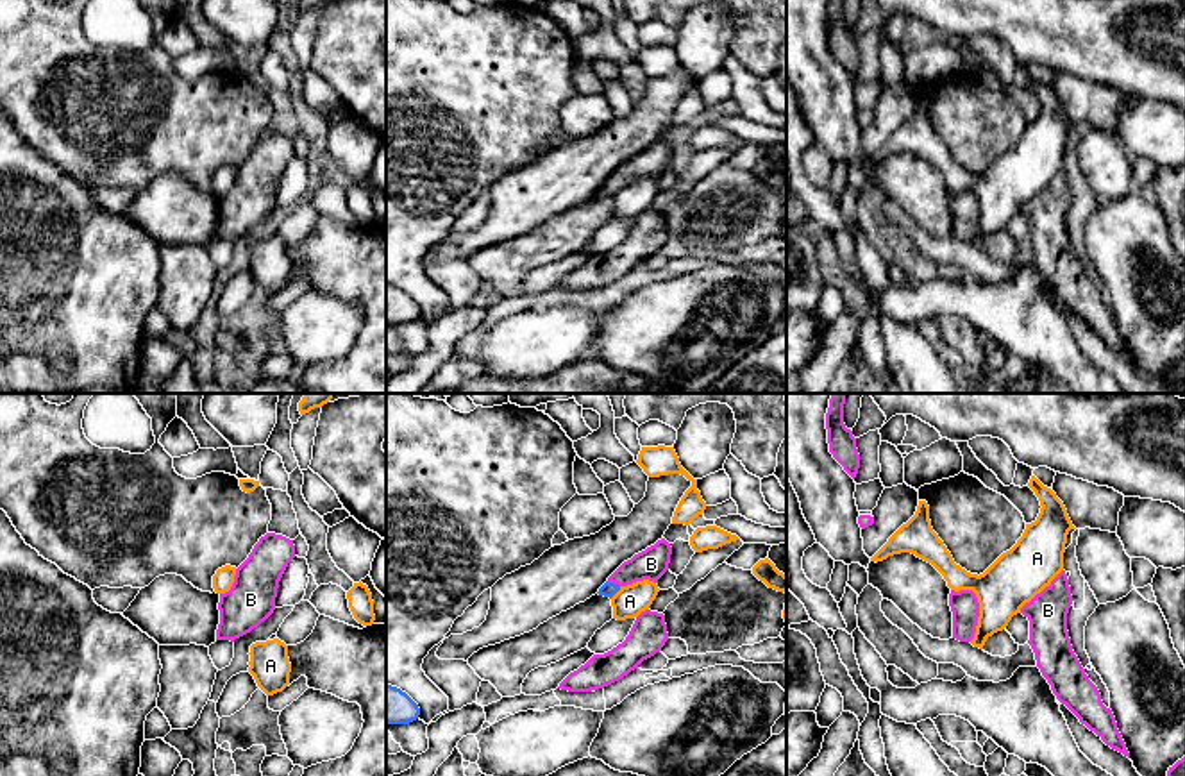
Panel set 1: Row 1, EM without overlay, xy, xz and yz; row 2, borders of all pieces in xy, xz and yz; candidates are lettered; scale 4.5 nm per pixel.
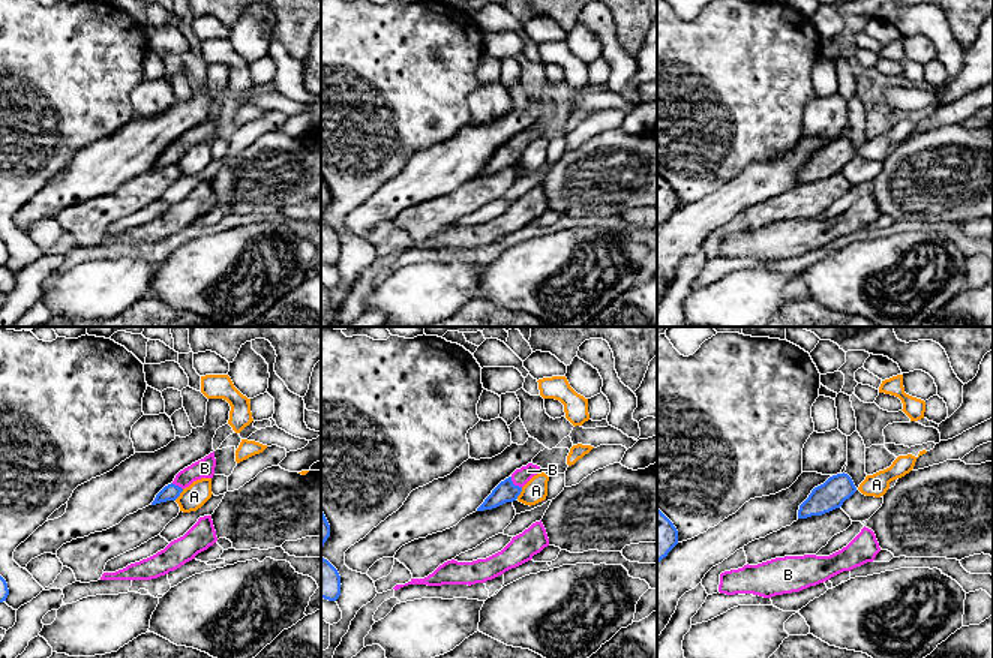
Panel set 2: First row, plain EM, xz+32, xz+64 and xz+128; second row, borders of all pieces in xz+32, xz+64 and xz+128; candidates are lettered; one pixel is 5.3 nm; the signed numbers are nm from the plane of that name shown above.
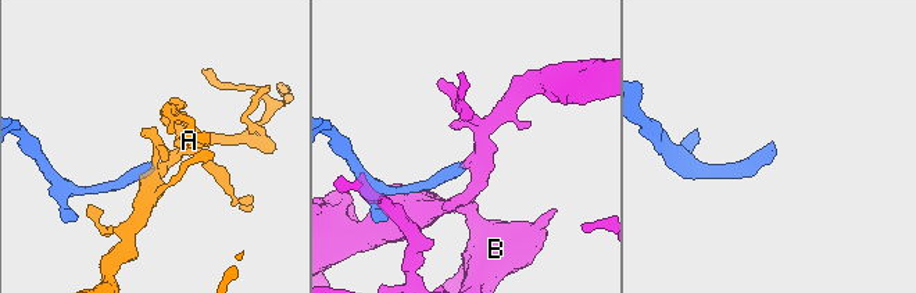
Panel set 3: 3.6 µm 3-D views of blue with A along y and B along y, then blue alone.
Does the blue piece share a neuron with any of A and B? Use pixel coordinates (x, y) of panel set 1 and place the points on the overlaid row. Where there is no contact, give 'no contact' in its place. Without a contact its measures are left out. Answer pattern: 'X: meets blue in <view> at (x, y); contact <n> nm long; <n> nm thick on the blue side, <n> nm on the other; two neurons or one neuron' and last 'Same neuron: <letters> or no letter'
A: meets blue in xz at (615, 592); contact 80 nm long; 60 nm thick on the blue side, 150 nm on the other; two neurons
B: meets blue in xz at (613, 583); contact 70 nm long; 60 nm thick on the blue side, 140 nm on the other; one neuron
Same neuron: B

